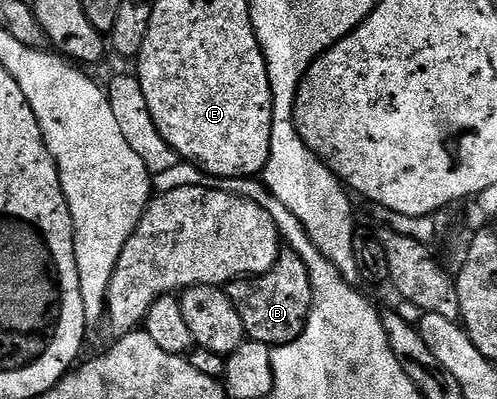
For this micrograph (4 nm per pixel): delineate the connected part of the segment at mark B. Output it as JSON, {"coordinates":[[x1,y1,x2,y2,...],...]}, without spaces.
{"coordinates":[[279,251,272,270,259,276,231,280,228,291,249,339,277,346,292,342,306,329,306,320,314,301,314,287,308,278,308,268,295,252]]}

